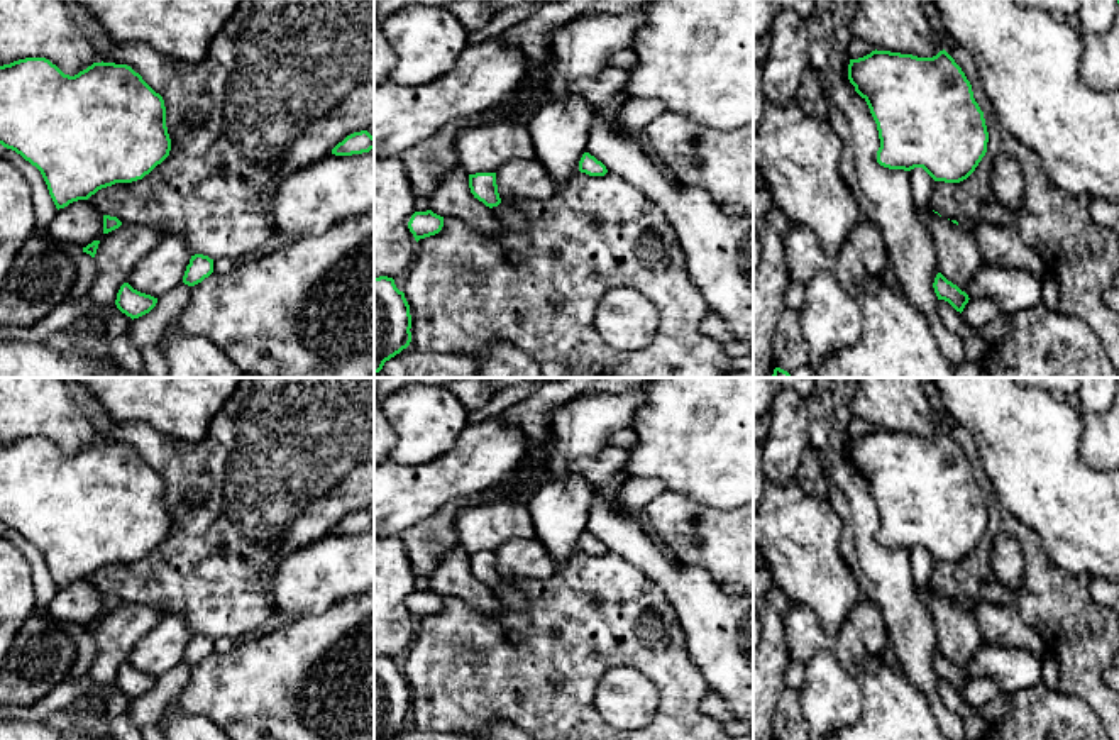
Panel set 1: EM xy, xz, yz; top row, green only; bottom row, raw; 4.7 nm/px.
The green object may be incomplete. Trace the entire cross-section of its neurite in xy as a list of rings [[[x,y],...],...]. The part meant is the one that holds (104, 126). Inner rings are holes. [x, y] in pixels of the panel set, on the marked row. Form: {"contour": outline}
{"contour": [[[46,58],[0,66],[0,144],[41,171],[58,210],[115,183],[142,179],[171,151],[164,100],[130,66],[102,61],[69,76]]]}

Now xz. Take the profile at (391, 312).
{"contour": [[[374,278],[374,374],[411,342],[411,315],[393,278]]]}

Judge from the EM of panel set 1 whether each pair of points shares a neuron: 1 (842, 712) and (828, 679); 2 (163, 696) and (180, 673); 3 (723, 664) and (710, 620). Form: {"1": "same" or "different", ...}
{"1": "same", "2": "same", "3": "same"}

